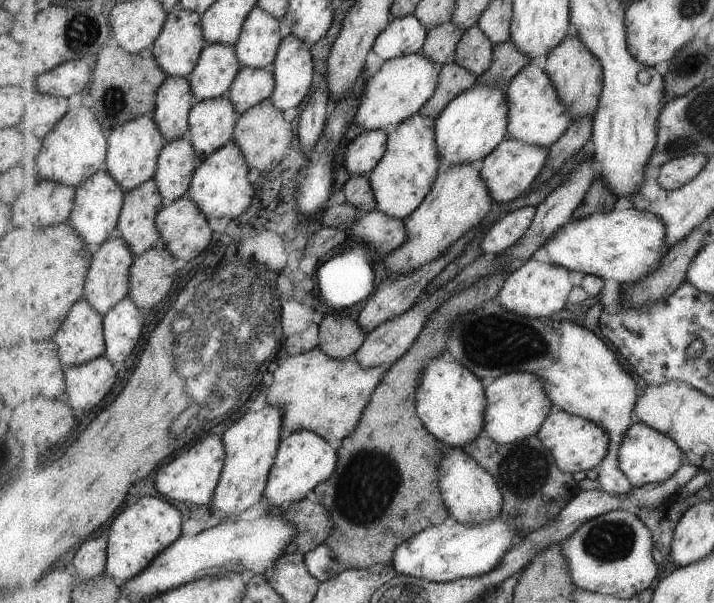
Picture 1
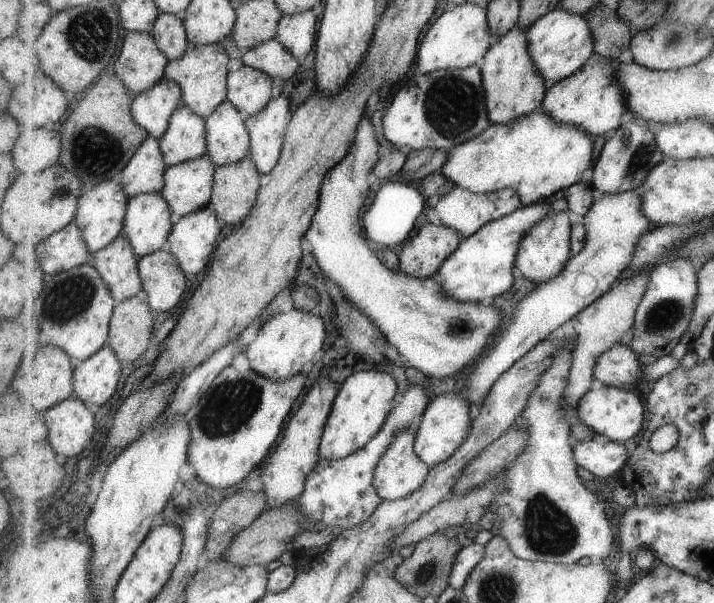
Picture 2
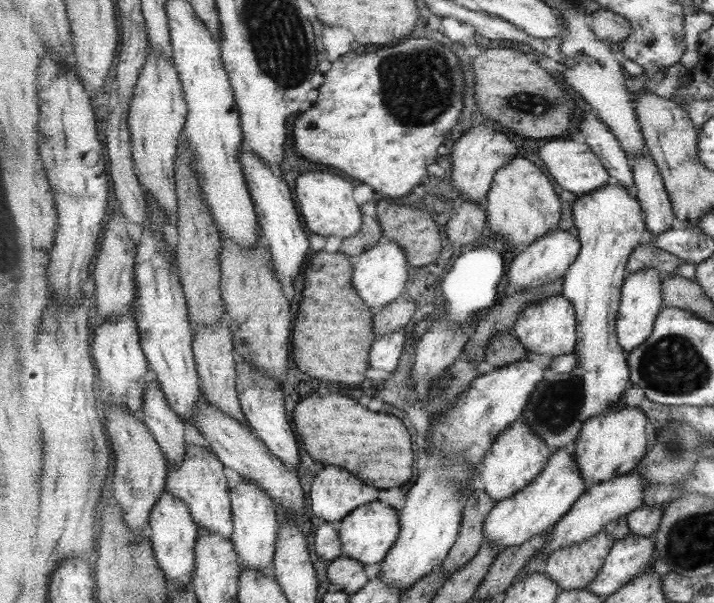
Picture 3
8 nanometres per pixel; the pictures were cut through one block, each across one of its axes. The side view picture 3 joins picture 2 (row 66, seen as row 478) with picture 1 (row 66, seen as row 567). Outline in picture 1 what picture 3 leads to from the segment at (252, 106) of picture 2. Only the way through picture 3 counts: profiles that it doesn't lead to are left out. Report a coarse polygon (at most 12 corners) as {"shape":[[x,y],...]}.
{"shape":[[259,6],[236,44],[243,67],[268,69],[284,40],[279,21]]}

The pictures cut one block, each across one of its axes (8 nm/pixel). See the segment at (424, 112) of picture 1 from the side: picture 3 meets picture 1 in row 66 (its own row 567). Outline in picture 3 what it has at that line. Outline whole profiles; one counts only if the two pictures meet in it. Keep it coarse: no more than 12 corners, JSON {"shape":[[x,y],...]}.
{"shape":[[487,491],[465,498],[458,539],[442,568],[453,574],[485,542],[485,519],[496,504]]}

